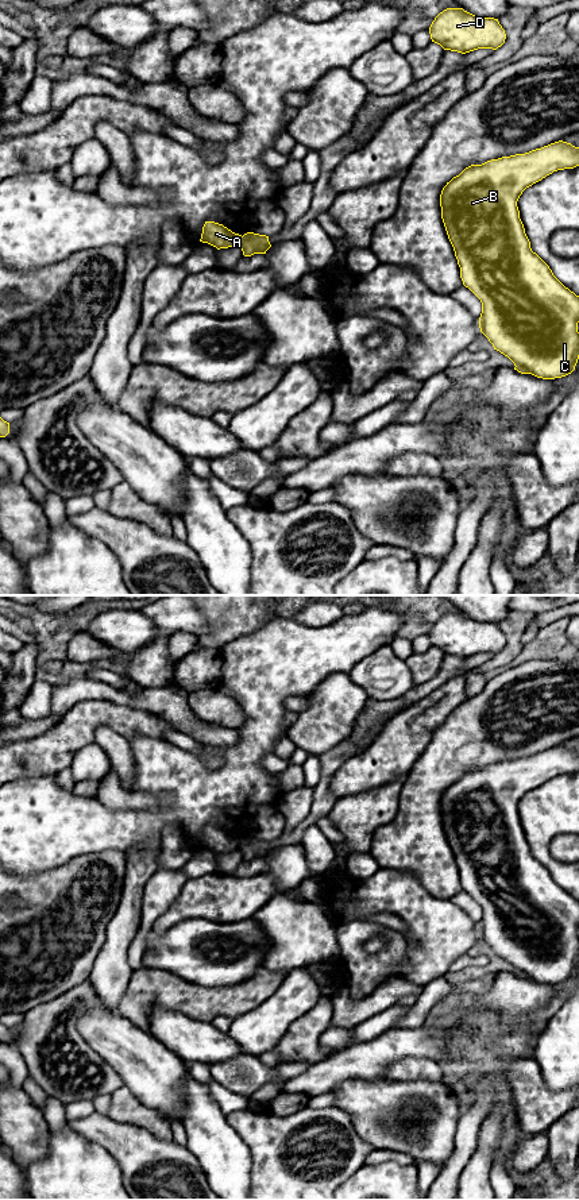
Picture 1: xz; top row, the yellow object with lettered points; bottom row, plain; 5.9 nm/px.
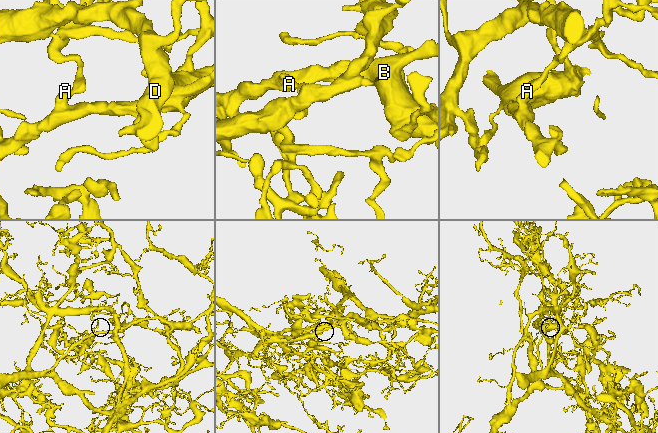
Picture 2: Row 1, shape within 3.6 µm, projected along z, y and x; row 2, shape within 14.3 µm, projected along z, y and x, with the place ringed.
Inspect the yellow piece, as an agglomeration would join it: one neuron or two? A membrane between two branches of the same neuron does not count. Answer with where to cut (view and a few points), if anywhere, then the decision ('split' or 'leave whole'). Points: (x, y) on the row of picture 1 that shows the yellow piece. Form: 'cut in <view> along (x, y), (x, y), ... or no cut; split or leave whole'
cut in xz along (242, 236), (238, 243); split

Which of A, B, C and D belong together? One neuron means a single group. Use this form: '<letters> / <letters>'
A B C / D

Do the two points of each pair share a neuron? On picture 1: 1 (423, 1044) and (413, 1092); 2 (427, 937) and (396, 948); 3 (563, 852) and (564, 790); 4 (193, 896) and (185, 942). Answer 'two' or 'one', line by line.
1: two
2: two
3: two
4: two

